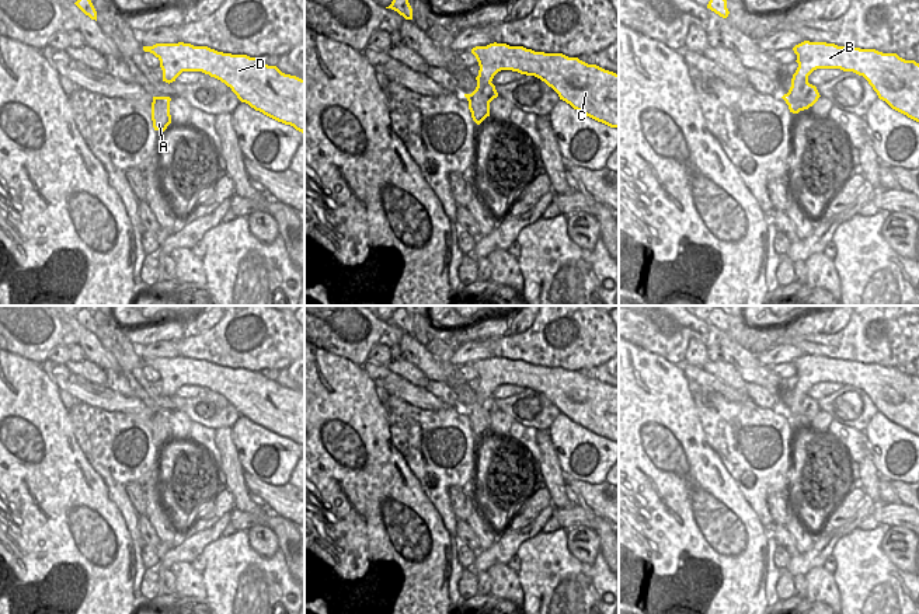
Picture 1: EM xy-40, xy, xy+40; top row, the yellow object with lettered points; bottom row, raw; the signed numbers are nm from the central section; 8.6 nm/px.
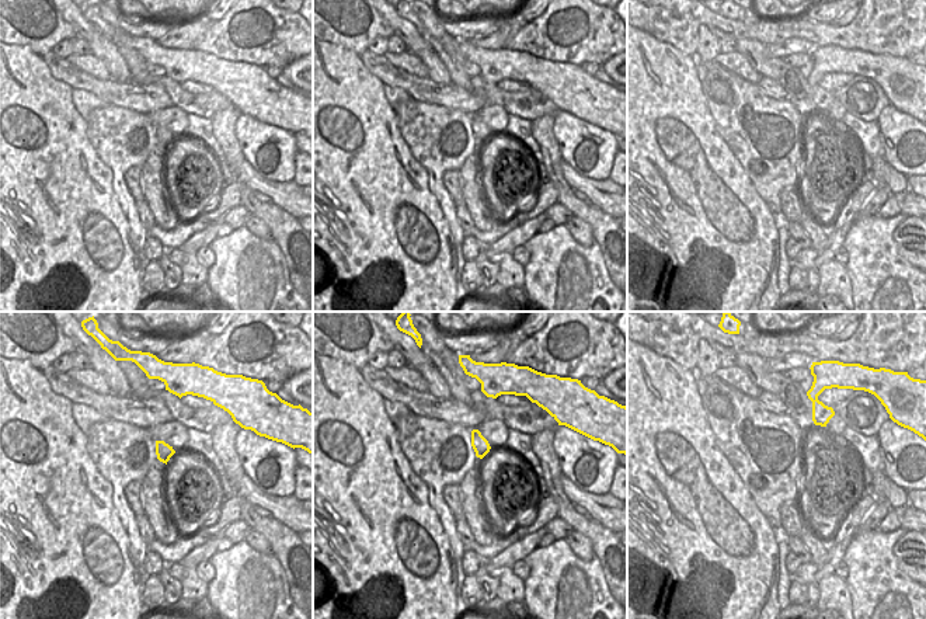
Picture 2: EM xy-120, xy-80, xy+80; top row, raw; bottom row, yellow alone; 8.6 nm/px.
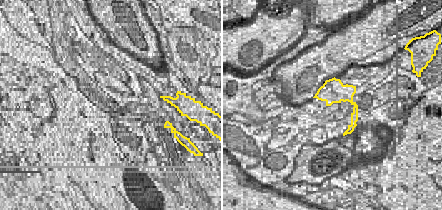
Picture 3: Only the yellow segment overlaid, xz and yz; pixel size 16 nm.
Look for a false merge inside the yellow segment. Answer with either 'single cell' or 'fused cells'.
fused cells

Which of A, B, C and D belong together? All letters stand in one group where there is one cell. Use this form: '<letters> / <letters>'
A / B C D

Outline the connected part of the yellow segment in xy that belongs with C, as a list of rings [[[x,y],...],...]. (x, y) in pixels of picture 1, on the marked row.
[[[490,43],[471,49],[480,70],[480,86],[491,84],[501,70],[535,76],[551,87],[560,100],[584,115],[619,129],[619,74],[578,57],[544,53],[523,46]]]

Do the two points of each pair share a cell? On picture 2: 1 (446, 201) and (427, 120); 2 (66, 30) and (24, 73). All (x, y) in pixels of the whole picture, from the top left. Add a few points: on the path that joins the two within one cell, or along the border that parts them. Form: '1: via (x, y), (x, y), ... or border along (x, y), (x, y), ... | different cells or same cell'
1: via (435, 181), (435, 139) | same cell
2: border along (14, 44), (28, 47), (41, 56) | different cells

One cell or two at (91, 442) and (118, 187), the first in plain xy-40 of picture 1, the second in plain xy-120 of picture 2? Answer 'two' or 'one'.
one

